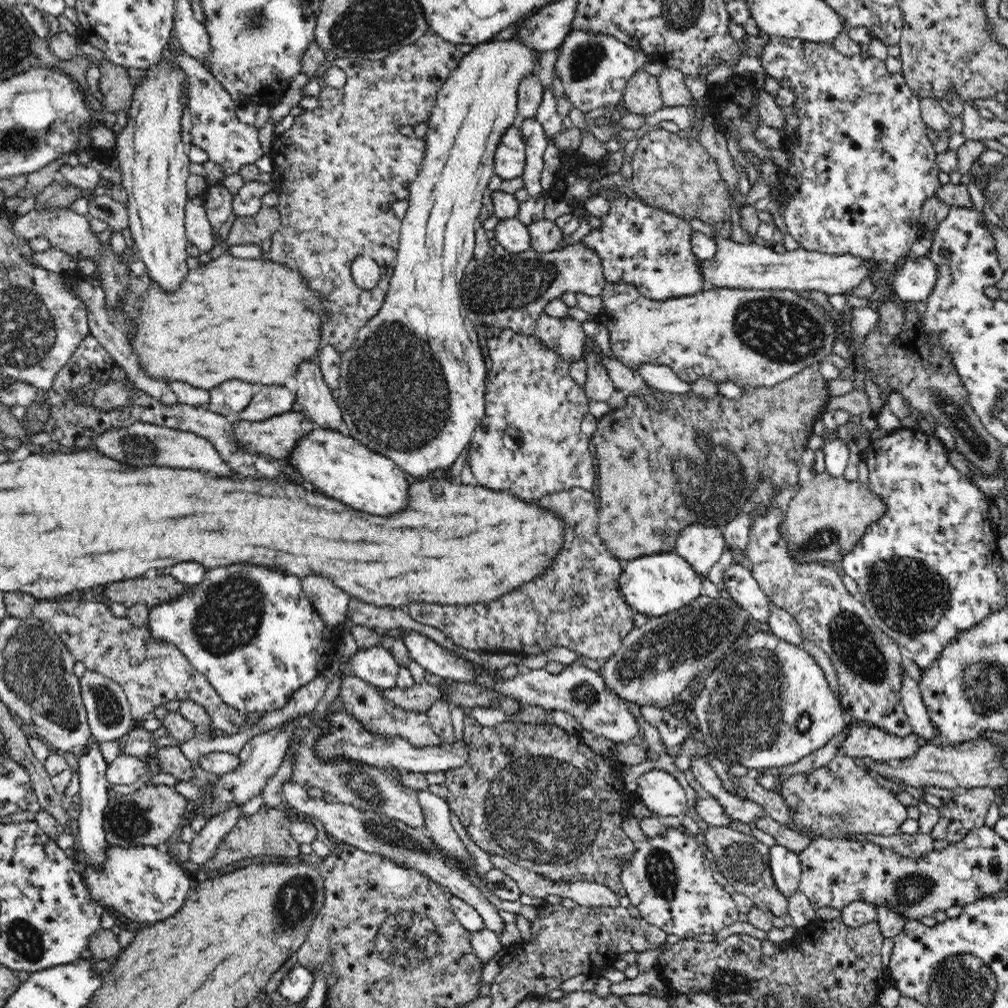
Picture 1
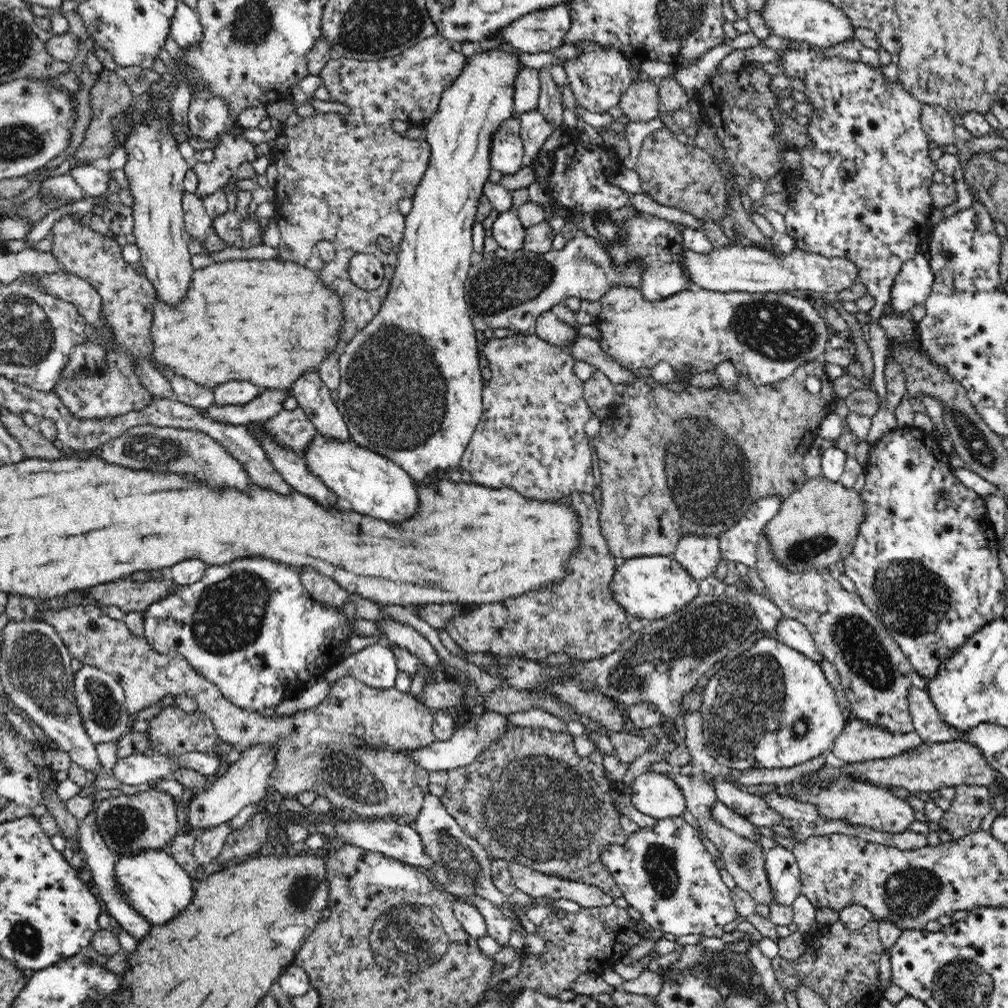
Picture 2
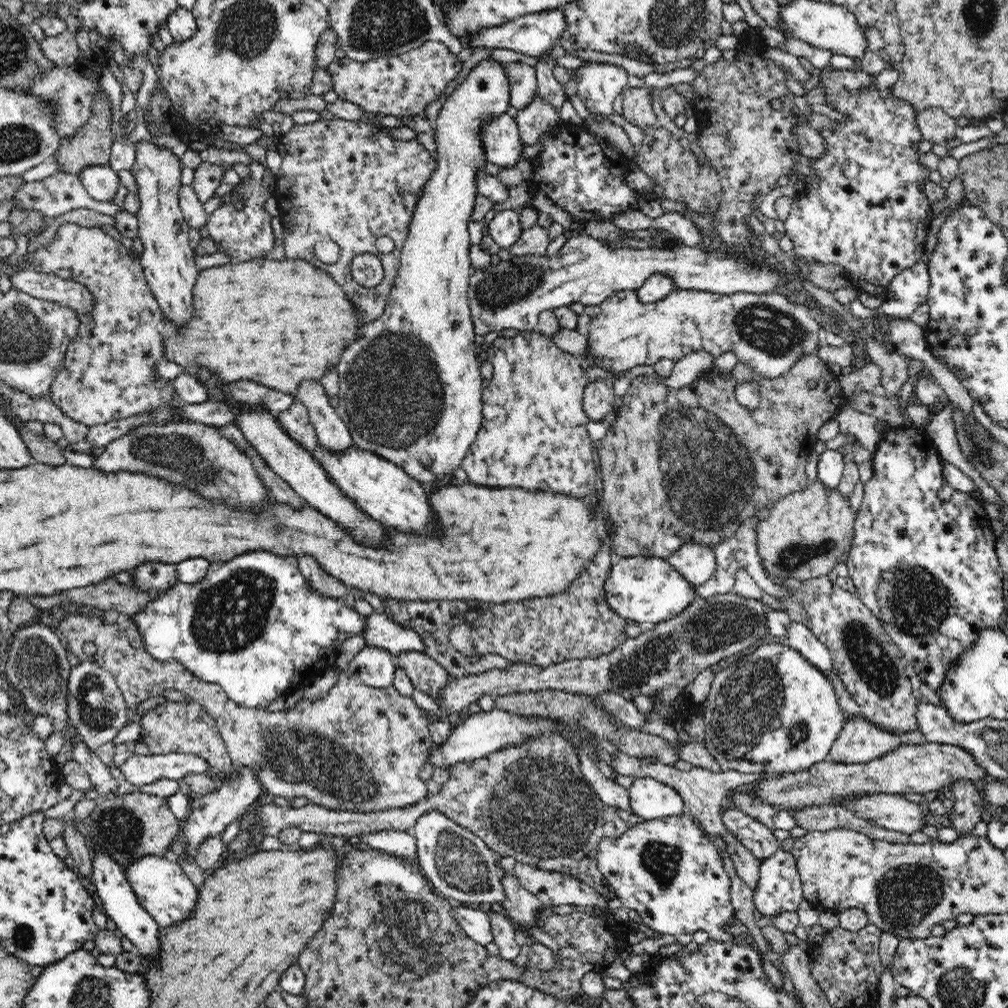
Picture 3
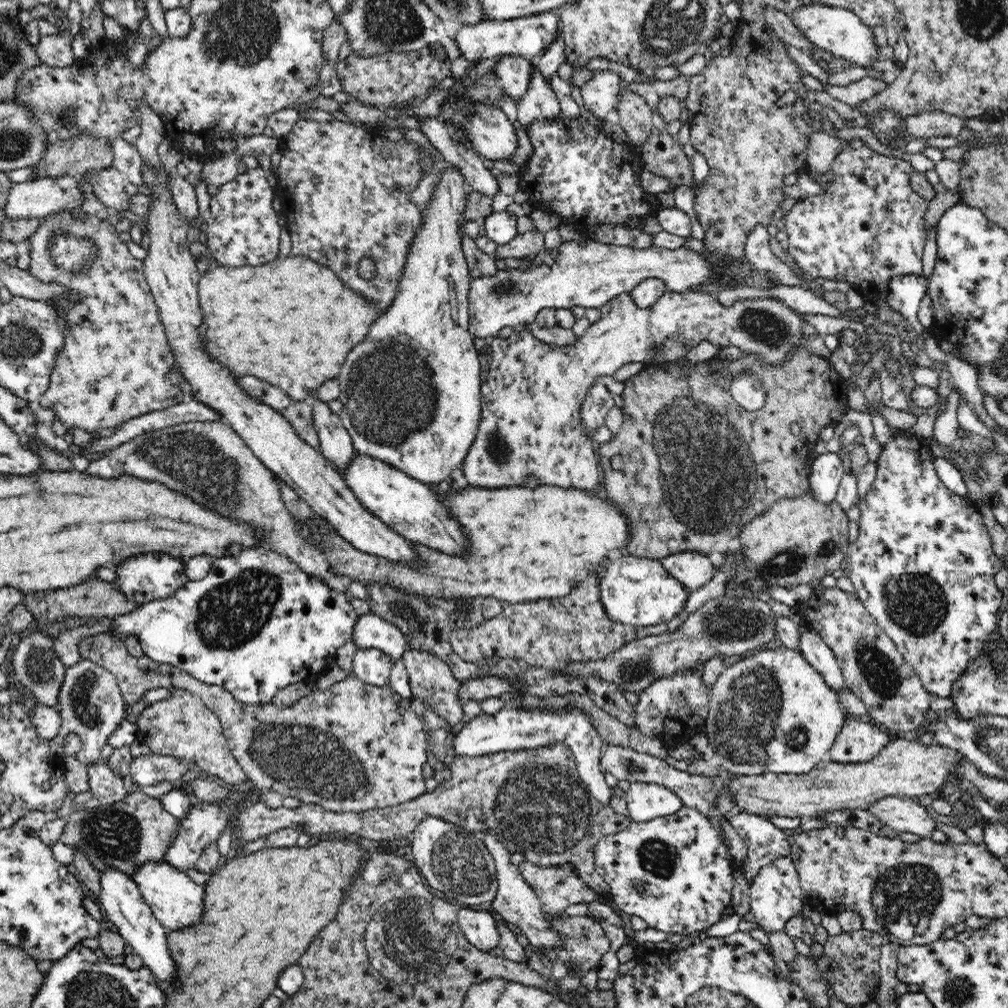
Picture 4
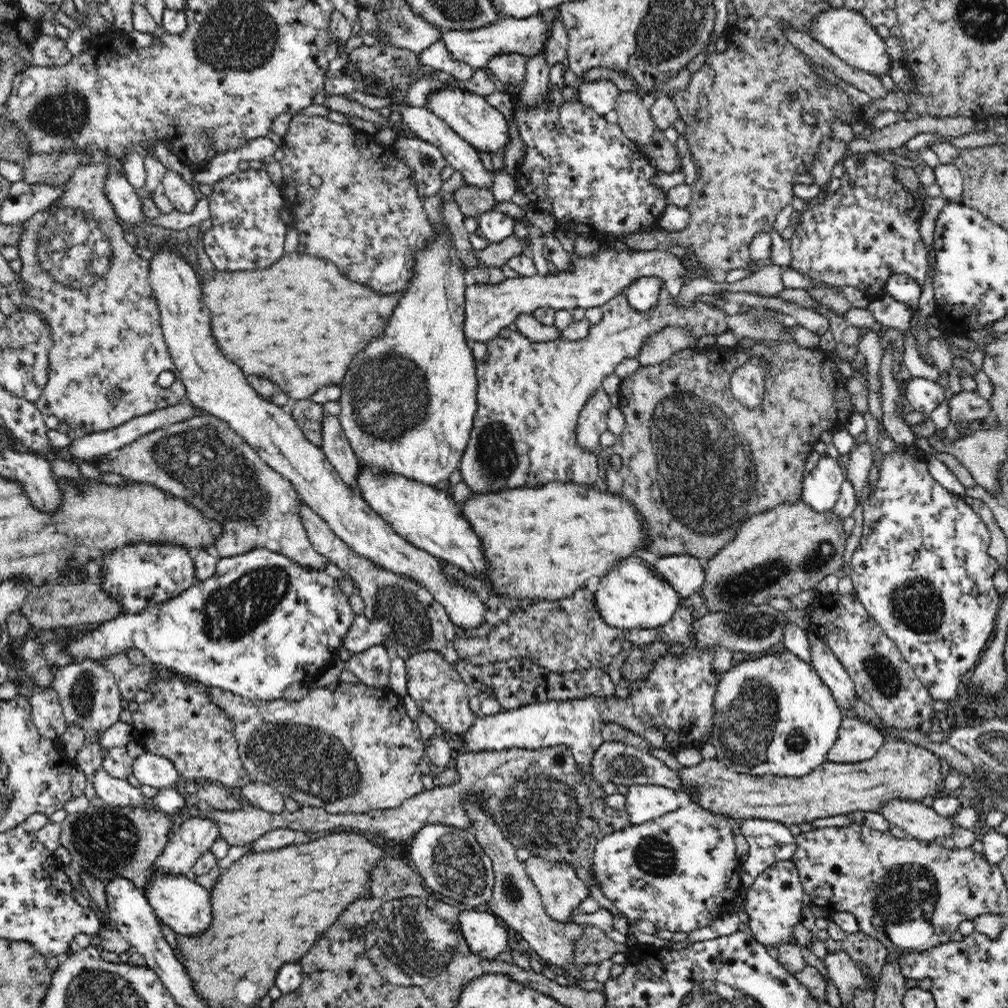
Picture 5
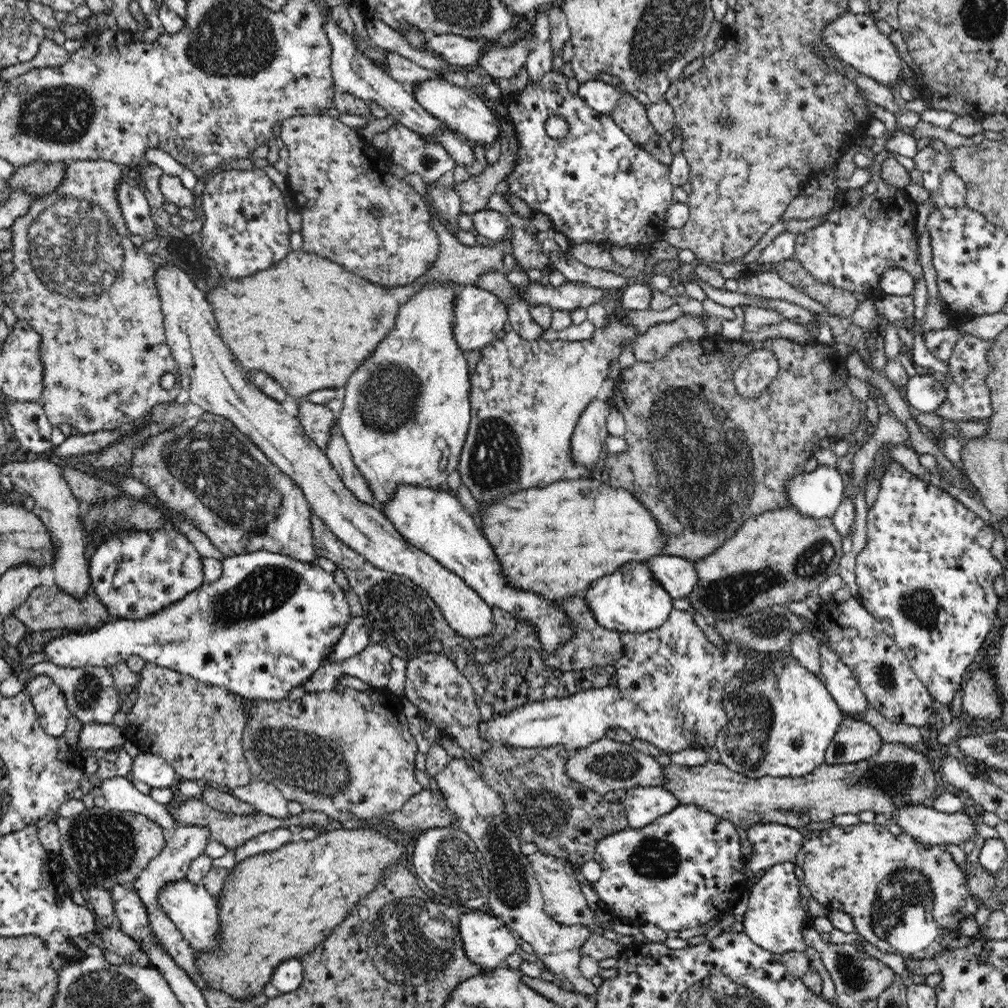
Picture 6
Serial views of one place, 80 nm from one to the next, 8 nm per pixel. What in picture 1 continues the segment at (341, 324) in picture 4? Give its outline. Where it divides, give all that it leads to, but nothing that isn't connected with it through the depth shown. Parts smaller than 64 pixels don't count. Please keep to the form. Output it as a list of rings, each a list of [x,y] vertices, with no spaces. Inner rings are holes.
[[[227,250],[223,255],[212,259],[208,263],[203,263],[199,267],[190,269],[187,274],[187,278],[183,280],[183,283],[179,286],[180,290],[176,290],[171,295],[166,294],[160,290],[158,283],[152,282],[151,287],[148,289],[148,294],[143,296],[141,300],[142,312],[134,318],[134,322],[138,324],[138,332],[134,334],[134,340],[132,340],[132,346],[134,346],[134,352],[140,356],[141,363],[145,368],[145,371],[150,376],[156,378],[164,378],[166,381],[181,380],[195,386],[196,388],[203,388],[210,390],[227,380],[245,380],[251,382],[256,388],[263,385],[266,386],[282,386],[286,382],[287,378],[295,376],[296,371],[302,360],[312,360],[318,356],[318,352],[322,350],[320,348],[320,326],[322,326],[322,320],[324,318],[324,310],[327,308],[325,298],[323,296],[308,290],[305,278],[302,278],[303,274],[285,264],[273,262],[268,258],[261,259],[242,259],[231,256]]]

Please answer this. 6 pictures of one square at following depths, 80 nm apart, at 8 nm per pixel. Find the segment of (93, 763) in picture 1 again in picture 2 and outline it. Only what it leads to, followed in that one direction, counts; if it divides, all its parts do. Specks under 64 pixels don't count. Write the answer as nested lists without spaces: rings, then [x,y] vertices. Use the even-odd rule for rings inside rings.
[[[94,812],[90,813],[87,817],[80,820],[79,840],[81,840],[81,848],[86,853],[87,859],[84,861],[87,871],[91,874],[93,883],[99,892],[100,900],[104,903],[104,910],[108,912],[109,916],[115,918],[116,922],[120,924],[130,936],[133,936],[137,942],[140,942],[154,926],[148,922],[141,914],[138,914],[127,901],[127,898],[121,891],[121,884],[117,881],[115,873],[115,864],[117,856],[108,848],[104,839],[98,834],[96,829],[96,821],[94,821]]]

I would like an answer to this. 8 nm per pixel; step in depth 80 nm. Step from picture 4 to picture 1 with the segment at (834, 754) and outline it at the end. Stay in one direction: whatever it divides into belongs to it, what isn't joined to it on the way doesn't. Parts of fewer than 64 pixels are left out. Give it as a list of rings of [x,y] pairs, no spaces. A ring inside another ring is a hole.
[[[855,722],[840,742],[840,754],[865,761],[886,762],[892,758],[908,758],[927,741],[916,733],[900,737],[867,723]]]

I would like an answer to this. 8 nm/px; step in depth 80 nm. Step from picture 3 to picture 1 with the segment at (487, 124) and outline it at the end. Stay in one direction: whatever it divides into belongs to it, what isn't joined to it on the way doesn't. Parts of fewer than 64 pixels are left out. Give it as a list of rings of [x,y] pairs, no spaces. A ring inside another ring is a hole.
[[[513,123],[500,136],[500,144],[494,152],[495,174],[503,180],[523,176],[525,170],[525,146],[518,123]]]

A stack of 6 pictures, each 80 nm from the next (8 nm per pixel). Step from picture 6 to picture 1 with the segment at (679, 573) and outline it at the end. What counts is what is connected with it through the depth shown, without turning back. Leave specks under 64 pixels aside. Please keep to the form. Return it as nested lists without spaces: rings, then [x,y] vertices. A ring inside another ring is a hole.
[[[688,526],[680,532],[674,553],[690,564],[700,577],[706,577],[725,550],[721,528]]]

